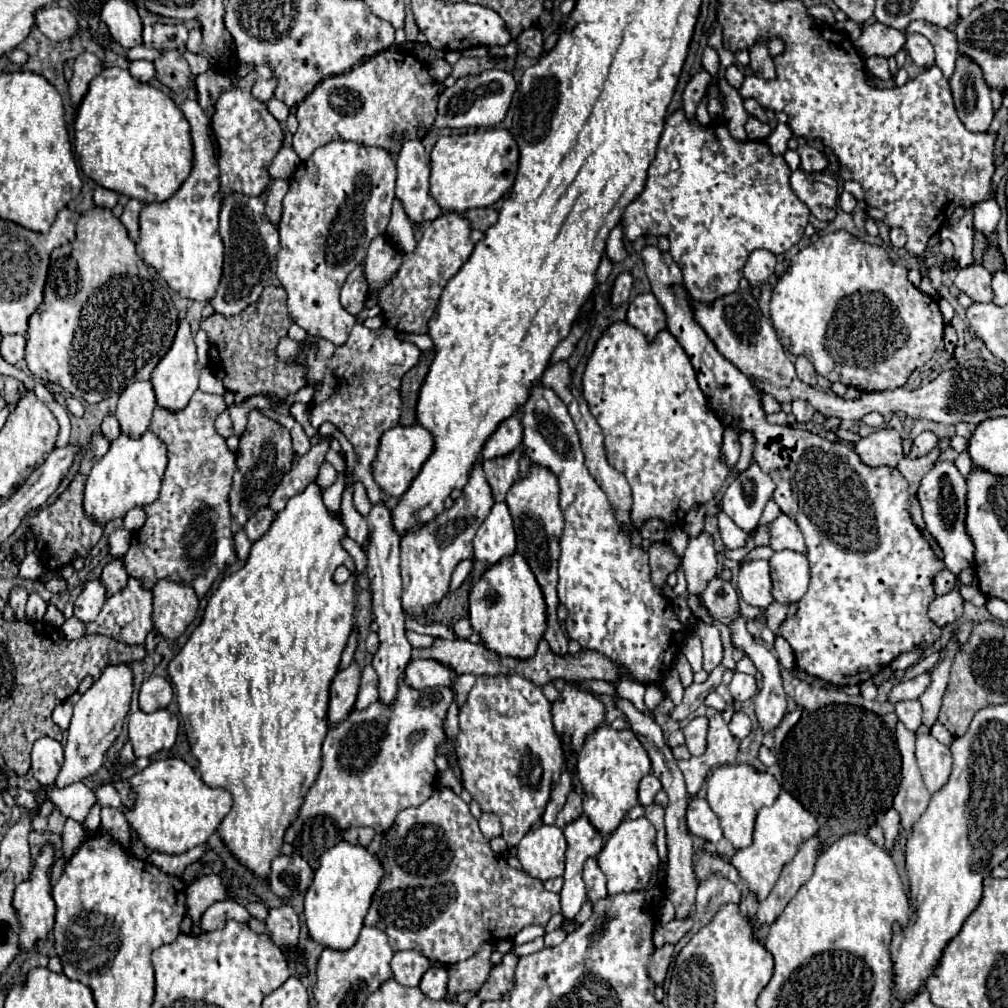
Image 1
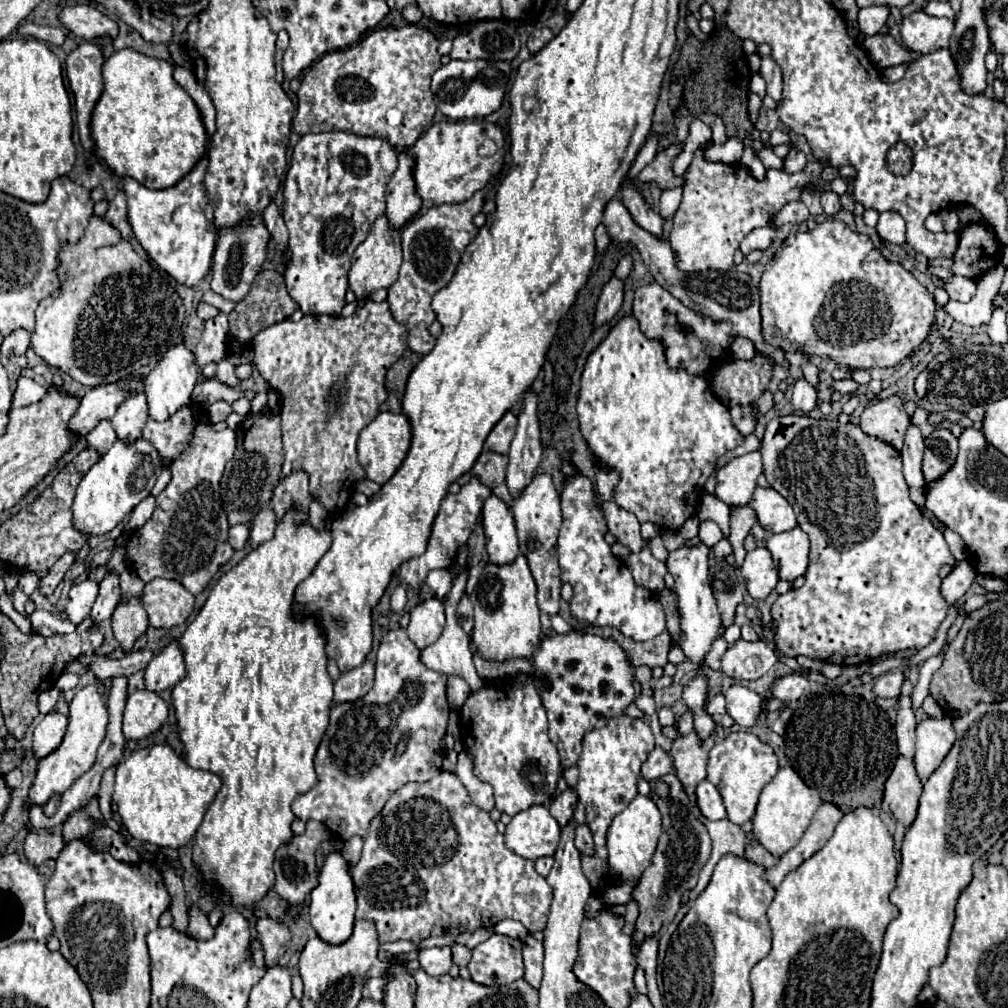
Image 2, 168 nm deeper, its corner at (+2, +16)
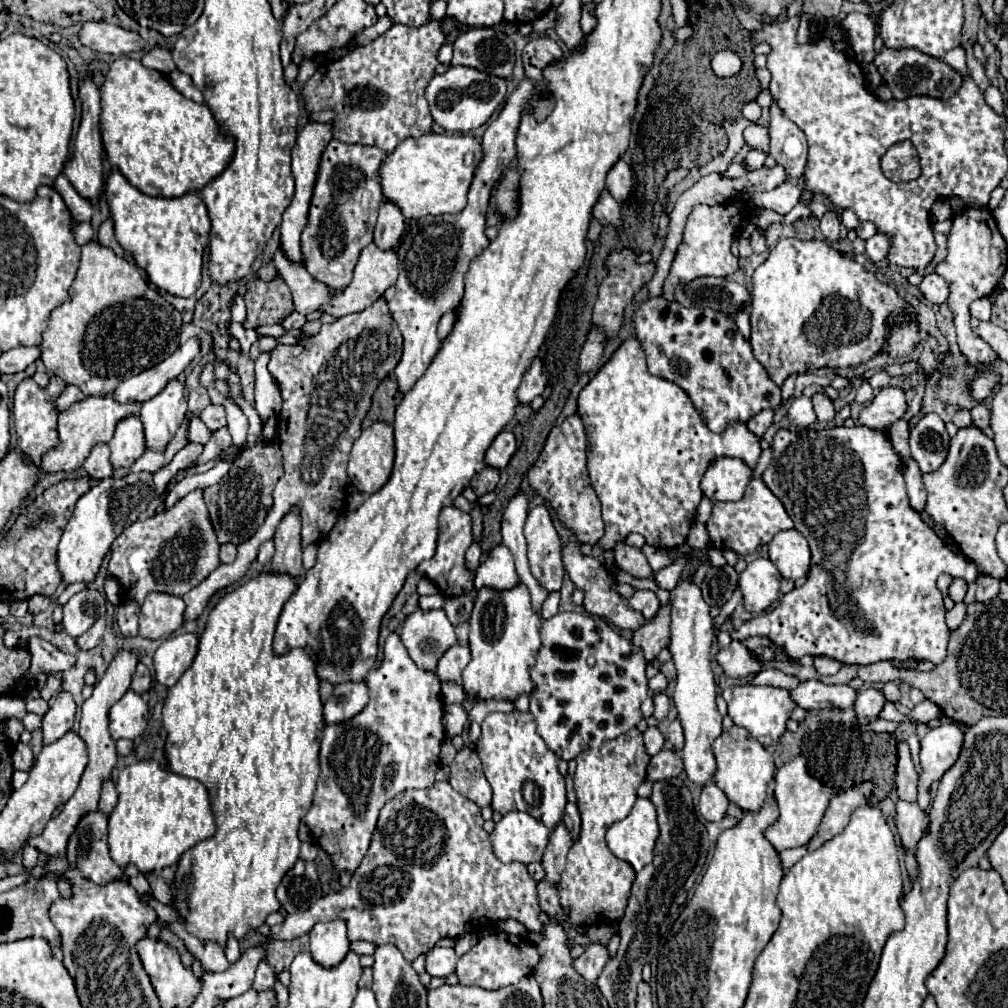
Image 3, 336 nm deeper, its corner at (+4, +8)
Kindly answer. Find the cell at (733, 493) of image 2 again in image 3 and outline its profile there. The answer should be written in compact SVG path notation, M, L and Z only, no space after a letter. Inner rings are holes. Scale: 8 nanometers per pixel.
M715 458L703 474L701 490L713 502L741 500L749 480L753 478L751 468L737 458Z

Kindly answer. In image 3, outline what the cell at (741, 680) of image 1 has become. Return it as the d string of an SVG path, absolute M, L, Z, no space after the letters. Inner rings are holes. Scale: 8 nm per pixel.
M731 642L723 650L719 650L717 662L723 666L727 676L739 678L739 680L751 678L757 672L761 672L761 668L763 668L759 664L759 660L755 660L741 642Z

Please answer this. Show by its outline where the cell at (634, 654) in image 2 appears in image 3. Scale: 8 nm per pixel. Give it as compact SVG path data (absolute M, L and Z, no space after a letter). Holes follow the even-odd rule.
M661 606L661 610L649 622L645 622L633 636L633 644L643 648L647 662L651 662L665 646L669 646L669 614L671 606Z

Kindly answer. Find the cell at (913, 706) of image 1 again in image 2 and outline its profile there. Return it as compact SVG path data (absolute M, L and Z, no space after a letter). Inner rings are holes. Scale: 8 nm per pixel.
M899 696L899 712L895 720L895 734L897 734L897 750L903 756L915 754L915 710L909 696Z

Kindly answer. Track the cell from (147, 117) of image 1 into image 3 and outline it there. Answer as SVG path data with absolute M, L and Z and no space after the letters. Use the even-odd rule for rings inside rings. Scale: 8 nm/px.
M119 58L115 60L111 66L109 66L109 72L105 74L105 84L101 86L101 136L103 136L103 146L105 146L105 152L109 156L109 162L111 166L115 166L137 190L141 190L143 194L149 194L149 196L163 196L163 198L173 198L173 196L183 196L187 192L197 192L201 190L205 184L209 184L213 178L217 178L225 168L227 164L231 162L233 158L233 152L235 152L235 144L233 144L233 138L223 134L221 132L221 126L219 122L215 120L213 112L209 110L207 104L197 104L189 98L185 98L181 92L177 92L169 78L165 74L161 74L159 70L151 70L151 68L145 68L139 60L133 60L133 58Z

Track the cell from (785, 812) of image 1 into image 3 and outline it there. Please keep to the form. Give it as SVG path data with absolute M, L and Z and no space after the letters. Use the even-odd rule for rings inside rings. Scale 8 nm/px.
M797 756L795 760L783 764L779 770L777 770L777 776L775 776L775 798L777 798L777 804L779 804L779 820L775 826L771 826L765 836L767 840L781 852L781 850L787 850L787 848L797 848L797 846L803 846L807 844L813 834L817 832L819 824L821 824L821 818L829 806L829 800L833 798L835 790L831 786L827 786L825 782L821 782L819 778L811 776L807 772L807 758L805 756Z

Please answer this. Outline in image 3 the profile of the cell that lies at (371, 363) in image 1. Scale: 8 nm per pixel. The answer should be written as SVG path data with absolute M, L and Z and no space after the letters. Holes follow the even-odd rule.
M379 298L375 304L371 304L363 312L341 316L341 318L337 318L337 322L323 324L315 336L303 338L293 346L277 344L271 350L269 372L277 380L281 396L283 396L283 410L279 416L279 446L283 452L285 474L273 490L275 504L273 504L271 512L267 514L267 520L263 522L263 526L259 526L259 532L255 532L255 536L251 540L237 546L237 560L233 564L221 564L199 586L195 586L193 590L189 590L183 596L183 602L187 606L185 620L197 620L217 590L227 588L245 576L251 562L259 554L259 546L275 536L275 530L277 530L281 518L289 510L297 508L301 512L301 524L303 524L301 546L303 548L309 544L321 542L323 536L327 536L327 532L335 526L337 518L345 510L345 486L349 482L347 460L349 460L351 446L355 442L355 436L361 434L361 422L371 406L371 396L373 396L375 388L401 360L401 348L403 348L403 338L397 328L397 322L393 320L385 298Z

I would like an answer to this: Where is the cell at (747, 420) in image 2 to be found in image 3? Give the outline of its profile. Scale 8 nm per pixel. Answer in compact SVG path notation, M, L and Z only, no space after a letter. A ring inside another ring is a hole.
M763 410L763 412L759 412L757 416L753 416L749 422L747 422L747 428L755 434L755 436L763 436L765 432L767 432L767 428L771 426L771 422L773 422L773 410Z

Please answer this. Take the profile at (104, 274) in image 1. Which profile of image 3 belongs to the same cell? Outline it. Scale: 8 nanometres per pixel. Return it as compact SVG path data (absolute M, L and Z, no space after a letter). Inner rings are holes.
M93 240L81 248L81 264L69 300L51 314L47 332L43 334L41 360L51 374L65 380L65 384L79 386L85 396L107 396L129 376L171 356L179 348L179 332L181 314L145 280L141 270Z

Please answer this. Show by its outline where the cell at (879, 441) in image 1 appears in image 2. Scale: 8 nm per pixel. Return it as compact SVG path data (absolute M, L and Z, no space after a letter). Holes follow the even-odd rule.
M893 396L885 398L869 408L863 410L859 426L867 436L873 436L877 440L883 440L891 444L895 450L903 448L903 436L905 428L909 426L909 416L905 414L903 402Z

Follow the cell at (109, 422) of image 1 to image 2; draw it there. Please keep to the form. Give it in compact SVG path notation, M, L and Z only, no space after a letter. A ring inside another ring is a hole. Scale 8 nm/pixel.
M101 420L101 422L93 428L93 432L89 432L89 436L87 436L89 446L95 448L95 450L101 452L101 454L105 454L105 452L113 446L115 440L117 440L117 434L115 434L115 430L113 430L111 420Z

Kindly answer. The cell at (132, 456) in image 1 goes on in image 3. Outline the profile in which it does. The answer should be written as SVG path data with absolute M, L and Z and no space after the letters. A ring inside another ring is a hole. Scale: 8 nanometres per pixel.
M149 472L129 474L123 478L123 482L117 482L115 478L103 478L85 496L81 496L57 550L57 568L63 584L69 586L73 582L93 582L107 550L111 548L111 542L127 526L139 520L153 498L155 486L153 474Z

